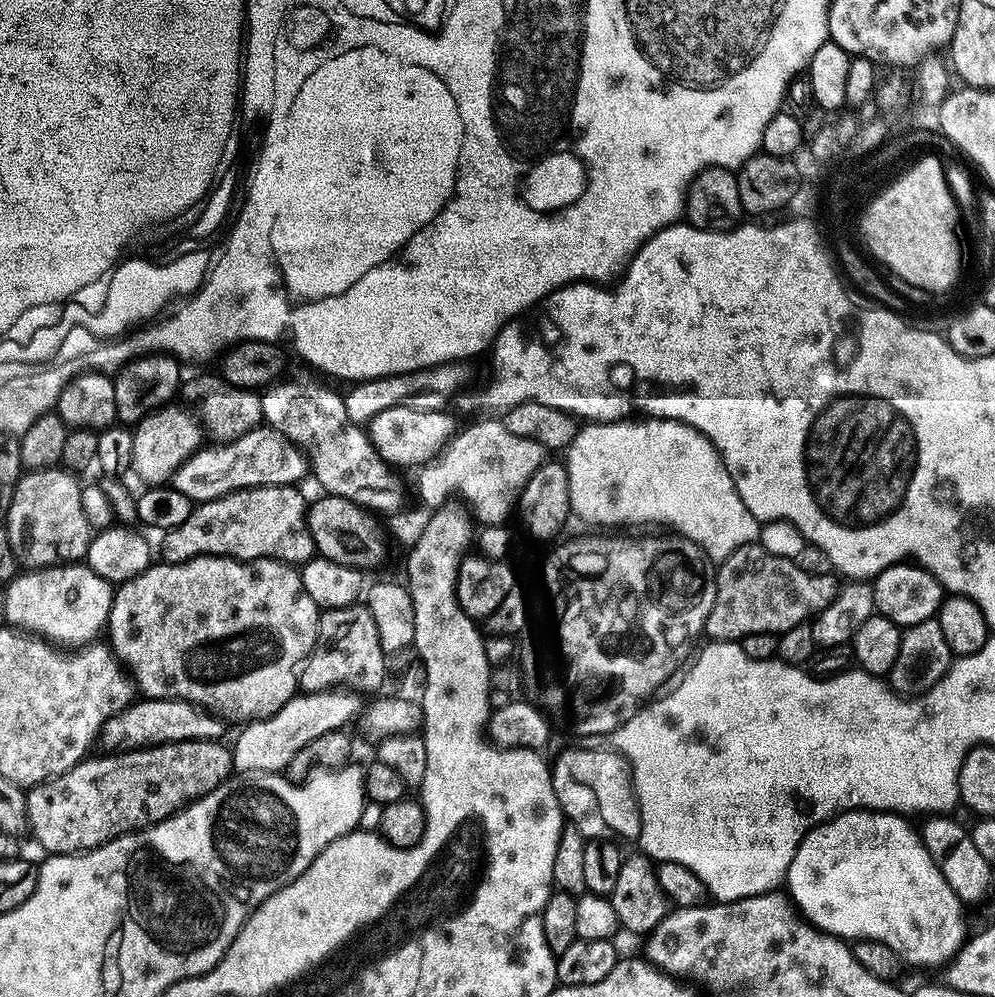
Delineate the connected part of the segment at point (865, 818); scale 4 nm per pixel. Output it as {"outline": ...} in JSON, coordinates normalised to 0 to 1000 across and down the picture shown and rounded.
{"outline":[[[861,812],[846,814],[843,818],[837,818],[836,821],[823,826],[820,830],[815,830],[810,837],[810,841],[806,841],[806,845],[798,857],[798,865],[794,865],[790,895],[796,906],[803,911],[804,918],[814,924],[819,931],[822,931],[822,925],[819,924],[826,917],[826,893],[836,893],[836,923],[888,923],[888,939],[905,939],[905,945],[911,945],[911,947],[945,947],[945,968],[949,969],[960,961],[961,956],[971,944],[971,936],[969,937],[971,911],[966,907],[963,897],[959,897],[959,893],[955,893],[955,885],[951,885],[951,881],[947,881],[945,871],[929,847],[928,838],[922,831],[920,835],[909,822],[912,821],[908,817],[895,812]]]}

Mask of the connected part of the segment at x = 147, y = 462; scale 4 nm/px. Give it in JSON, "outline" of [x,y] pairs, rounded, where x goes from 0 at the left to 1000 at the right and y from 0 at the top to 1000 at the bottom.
{"outline":[[[169,405],[144,418],[134,430],[134,459],[132,474],[137,475],[148,488],[170,484],[182,466],[202,448],[205,437],[200,422],[177,408]]]}

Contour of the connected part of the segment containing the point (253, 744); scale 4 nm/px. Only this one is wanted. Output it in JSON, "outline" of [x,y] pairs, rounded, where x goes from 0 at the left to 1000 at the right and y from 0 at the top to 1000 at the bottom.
{"outline":[[[331,692],[329,694],[307,694],[294,698],[283,712],[279,712],[275,717],[267,719],[265,722],[254,722],[246,725],[245,730],[238,740],[237,746],[232,747],[233,752],[233,769],[241,776],[281,776],[284,775],[285,769],[308,748],[308,744],[316,744],[316,740],[322,739],[323,736],[336,734],[345,731],[346,726],[352,727],[359,721],[360,715],[364,710],[364,703],[361,697],[355,696],[350,692]]]}

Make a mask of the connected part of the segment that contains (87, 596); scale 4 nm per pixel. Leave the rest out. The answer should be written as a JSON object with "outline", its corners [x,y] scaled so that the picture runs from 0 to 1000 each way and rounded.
{"outline":[[[84,564],[58,566],[55,570],[38,570],[25,573],[15,580],[9,581],[6,591],[7,625],[25,635],[35,636],[60,648],[91,647],[99,639],[96,637],[101,633],[103,635],[106,633],[109,617],[113,614],[114,587],[104,582],[98,576],[94,576],[94,572]]]}

